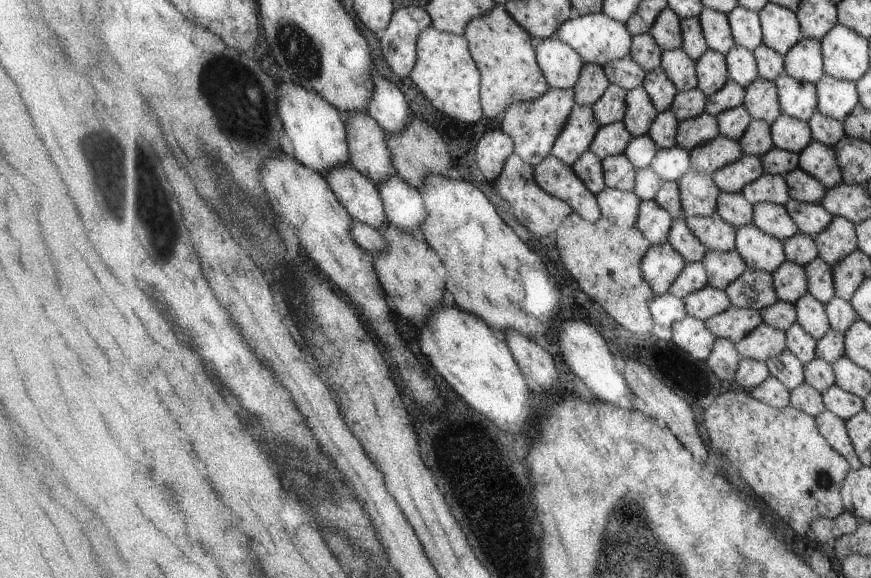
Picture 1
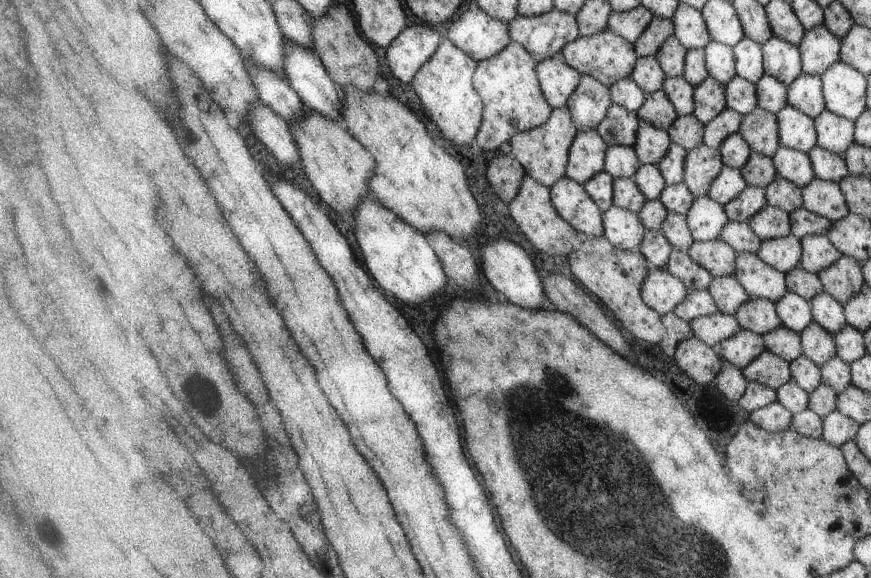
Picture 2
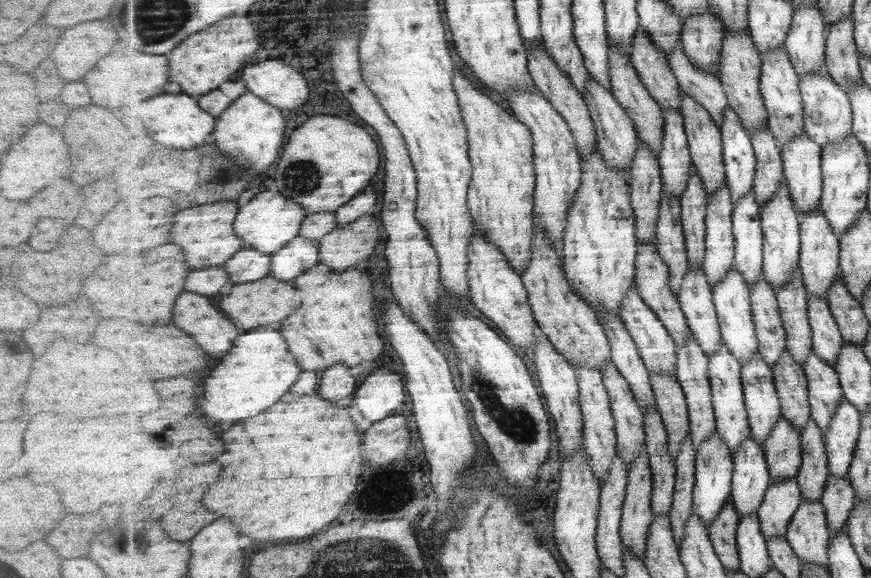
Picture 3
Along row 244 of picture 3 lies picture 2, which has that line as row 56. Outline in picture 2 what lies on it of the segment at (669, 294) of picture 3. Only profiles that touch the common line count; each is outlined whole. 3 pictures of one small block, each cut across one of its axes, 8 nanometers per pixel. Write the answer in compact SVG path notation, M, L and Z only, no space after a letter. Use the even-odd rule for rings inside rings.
M654 16L653 21L645 29L645 32L639 37L634 44L638 58L657 57L659 50L663 48L663 44L674 36L674 24L671 18L660 18Z

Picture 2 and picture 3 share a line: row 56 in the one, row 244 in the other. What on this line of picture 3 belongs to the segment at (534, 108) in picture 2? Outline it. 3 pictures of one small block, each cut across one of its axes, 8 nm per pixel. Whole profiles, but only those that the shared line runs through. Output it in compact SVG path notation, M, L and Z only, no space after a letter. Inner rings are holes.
M459 69L454 70L454 85L459 95L459 106L463 113L463 120L468 128L470 138L470 159L474 164L474 178L470 184L468 193L468 205L471 216L478 228L482 230L484 237L494 244L501 253L507 257L515 272L520 275L530 268L534 250L534 194L537 185L537 172L535 168L534 134L524 123L519 122L516 116L511 116L501 108L497 102L493 102L487 94L475 88L475 84L463 76Z

